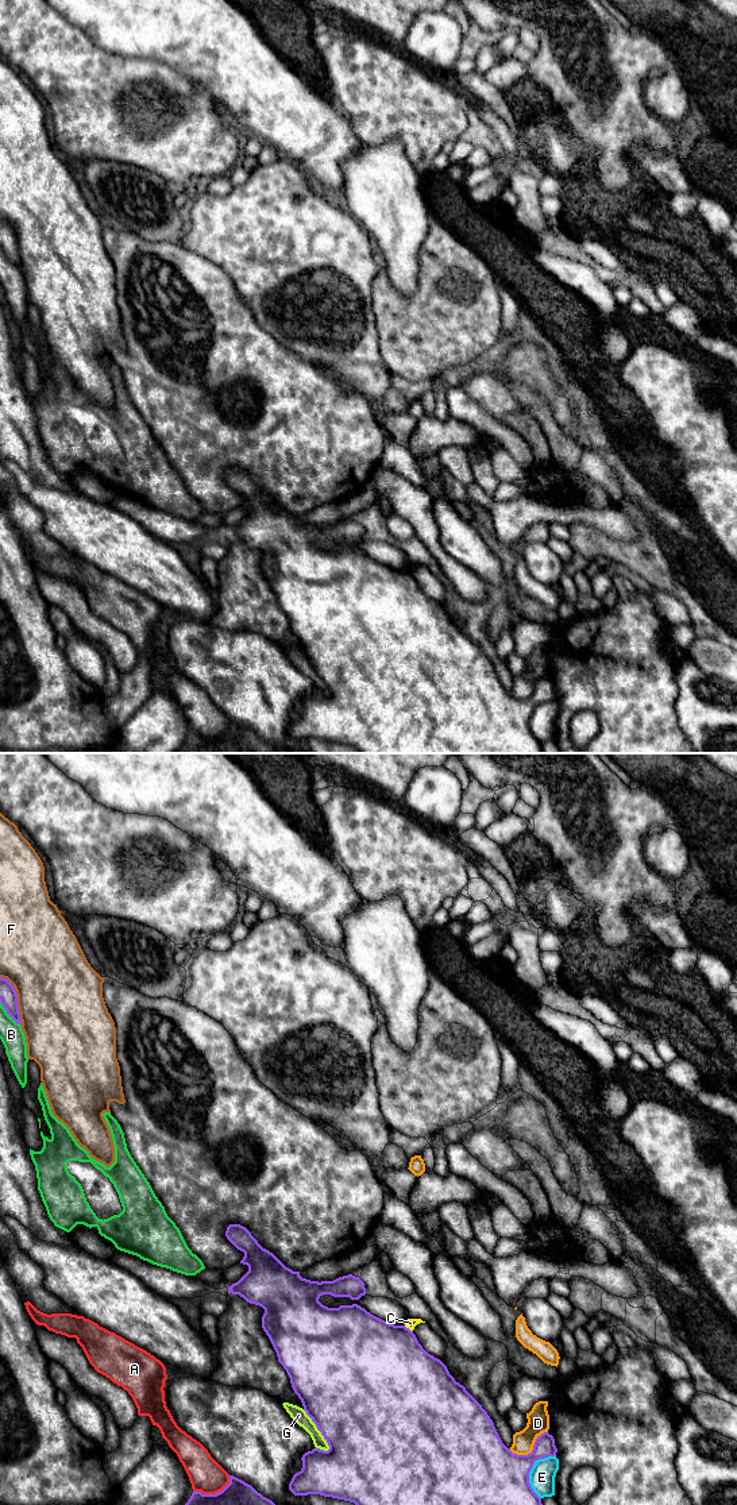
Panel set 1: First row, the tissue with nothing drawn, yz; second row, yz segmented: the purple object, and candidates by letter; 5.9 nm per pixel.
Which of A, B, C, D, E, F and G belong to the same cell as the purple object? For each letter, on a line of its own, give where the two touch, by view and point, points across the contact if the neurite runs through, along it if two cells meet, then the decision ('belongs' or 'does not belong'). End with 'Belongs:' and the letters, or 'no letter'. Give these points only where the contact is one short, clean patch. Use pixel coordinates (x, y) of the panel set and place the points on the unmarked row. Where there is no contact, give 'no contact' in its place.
A: yz (213, 739) | does not belong
B: yz (8, 258) | does not belong
C: yz (408, 572) | along yz (404, 570), (412, 575) | does not belong
D: yz (532, 695) | does not belong
E: yz (531, 713) | does not belong
F: yz (16, 243) | does not belong
G: yz (319, 674) | does not belong
Belongs: no letter

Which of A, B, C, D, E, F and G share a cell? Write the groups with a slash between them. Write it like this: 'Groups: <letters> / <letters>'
Groups: A / B / C / D / E / F / G

